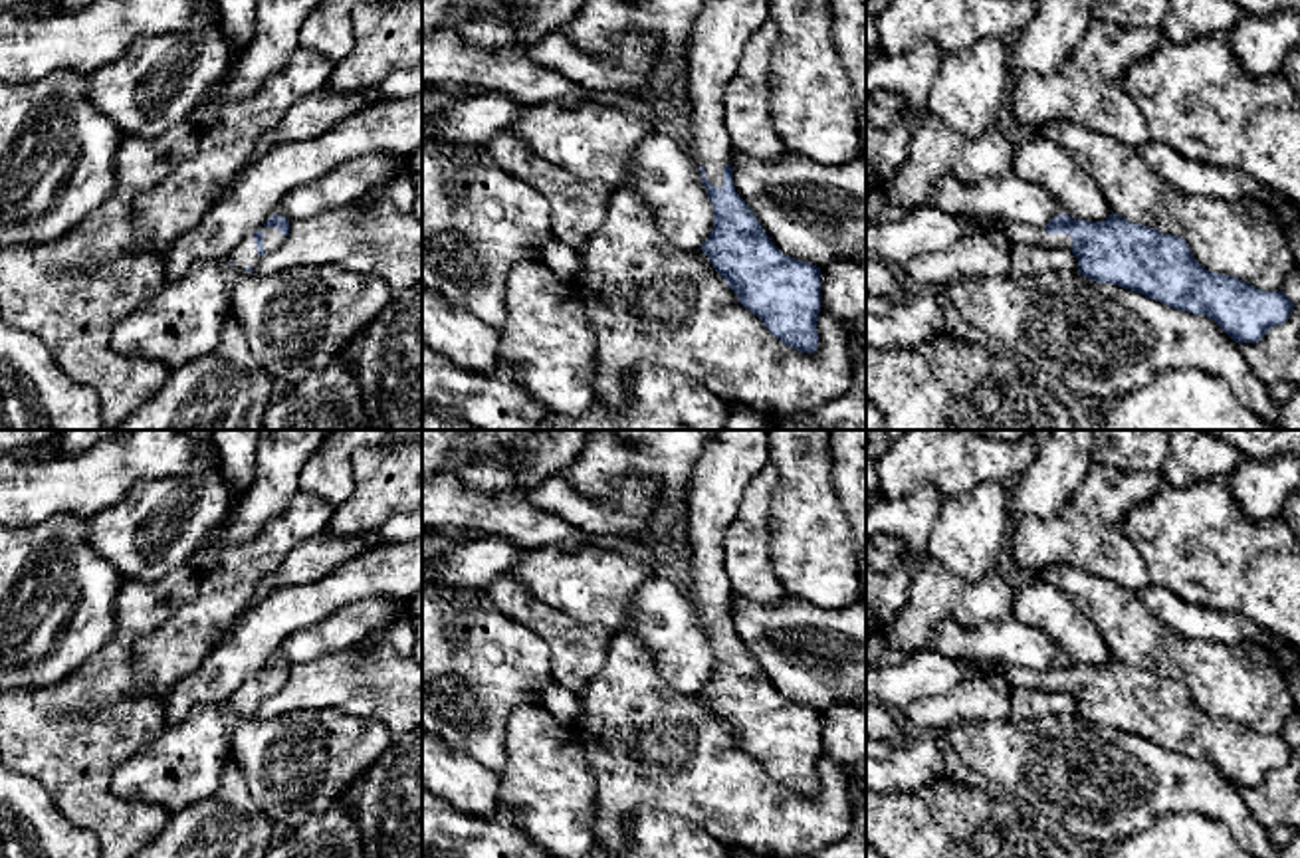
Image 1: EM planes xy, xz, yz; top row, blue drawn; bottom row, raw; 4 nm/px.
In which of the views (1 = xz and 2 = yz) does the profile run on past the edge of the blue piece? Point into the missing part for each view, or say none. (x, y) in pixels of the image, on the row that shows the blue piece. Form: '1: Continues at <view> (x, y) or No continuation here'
1: Continues at xz (720, 32)
2: Continues at yz (1019, 232)

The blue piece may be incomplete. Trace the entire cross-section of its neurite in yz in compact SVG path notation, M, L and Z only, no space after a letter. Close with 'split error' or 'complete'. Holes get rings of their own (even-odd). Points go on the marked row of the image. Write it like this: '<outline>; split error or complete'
M1060 212L1044 228L991 220L987 230L1007 232L1013 248L1070 248L1084 277L1138 291L1179 311L1207 315L1239 345L1258 343L1294 309L1284 291L1262 291L1235 275L1209 271L1183 238L1114 212L1102 222Z; split error

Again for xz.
M711 0L694 22L688 48L688 95L684 109L692 133L692 157L700 164L702 182L713 206L713 230L700 248L727 281L739 303L757 315L769 333L787 347L814 353L820 313L820 268L783 254L765 234L745 200L735 192L731 143L723 123L723 93L733 77L749 36L769 20L769 0Z; split error

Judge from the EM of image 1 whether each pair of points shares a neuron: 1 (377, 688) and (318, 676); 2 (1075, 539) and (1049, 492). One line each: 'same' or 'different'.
1: same
2: different

